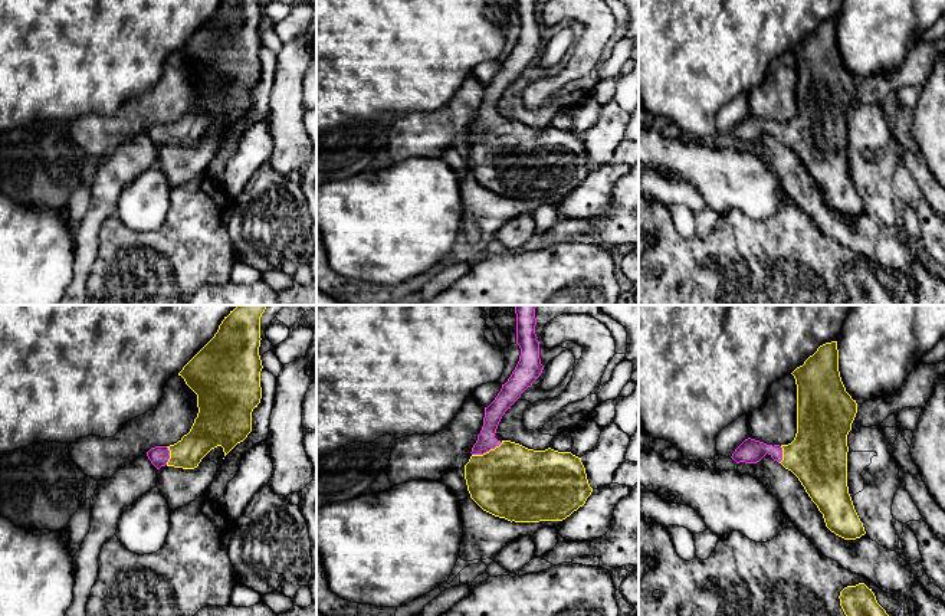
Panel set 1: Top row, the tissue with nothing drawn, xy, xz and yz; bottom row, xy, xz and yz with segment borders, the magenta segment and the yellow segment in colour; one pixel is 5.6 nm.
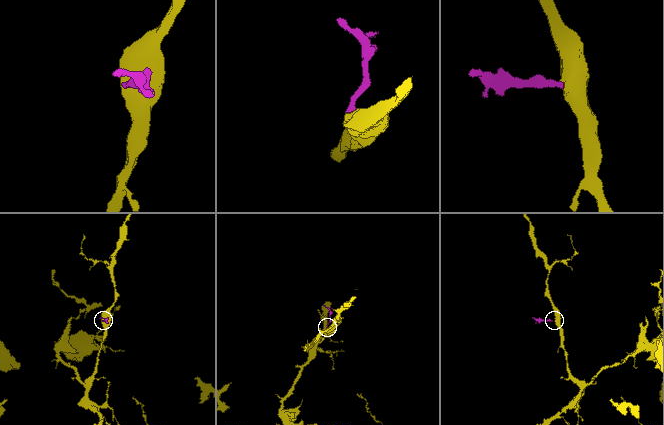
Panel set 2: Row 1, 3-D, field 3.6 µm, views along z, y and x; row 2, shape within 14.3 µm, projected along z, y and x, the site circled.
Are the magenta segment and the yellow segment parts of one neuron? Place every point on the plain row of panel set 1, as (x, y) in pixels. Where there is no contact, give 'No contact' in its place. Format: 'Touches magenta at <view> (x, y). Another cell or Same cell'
Touches magenta at xz (486, 128). Same cell

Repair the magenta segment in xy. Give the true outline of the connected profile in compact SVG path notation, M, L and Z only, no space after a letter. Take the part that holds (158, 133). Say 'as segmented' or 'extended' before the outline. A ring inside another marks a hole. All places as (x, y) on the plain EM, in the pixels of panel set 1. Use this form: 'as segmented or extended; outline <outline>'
extended; outline M222 0L214 14L183 45L178 50L186 62L197 72L198 91L187 112L170 124L155 124L147 130L151 141L194 147L201 137L214 125L222 124L224 134L252 109L252 89L262 76L260 49L263 46L259 33L260 0Z

